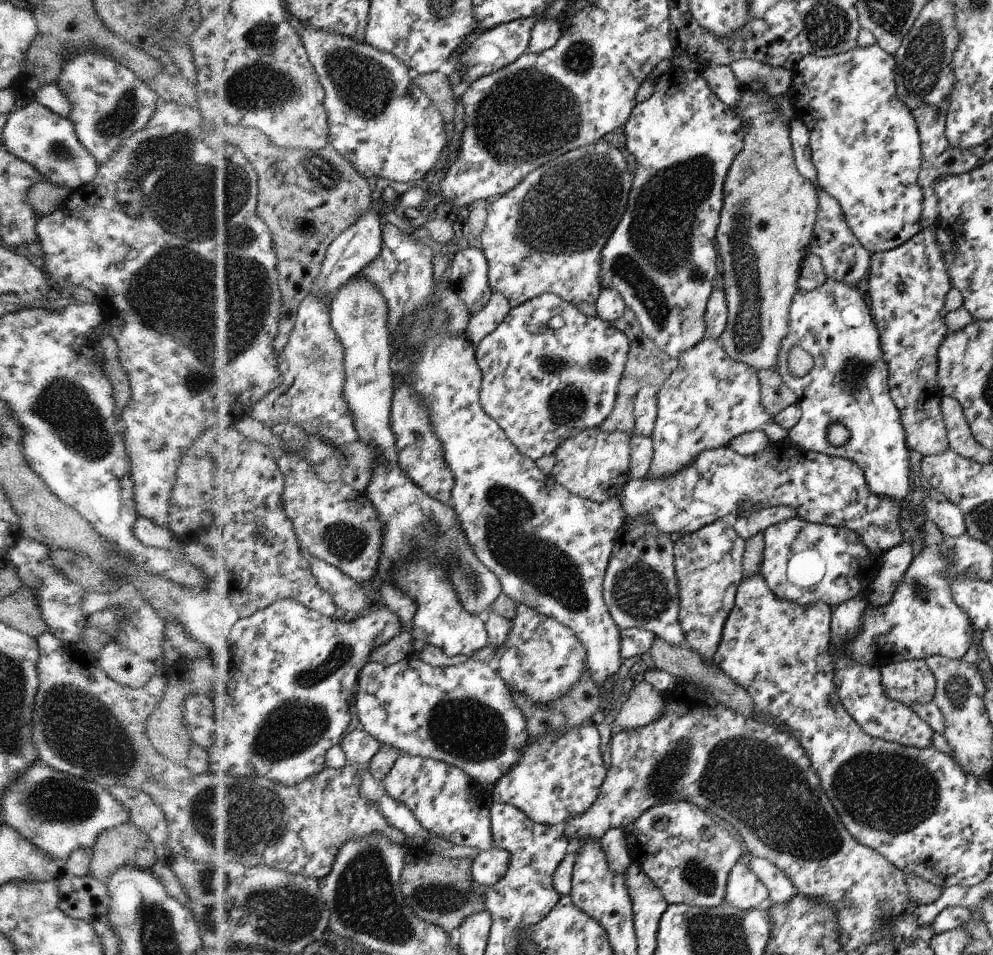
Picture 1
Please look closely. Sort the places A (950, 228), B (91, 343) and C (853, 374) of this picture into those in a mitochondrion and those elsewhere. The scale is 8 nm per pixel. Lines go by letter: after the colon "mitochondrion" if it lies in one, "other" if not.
A: other
B: other
C: mitochondrion

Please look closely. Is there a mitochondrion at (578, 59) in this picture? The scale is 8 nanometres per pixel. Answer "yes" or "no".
yes

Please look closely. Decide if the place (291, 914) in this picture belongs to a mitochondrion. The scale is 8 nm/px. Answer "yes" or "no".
yes

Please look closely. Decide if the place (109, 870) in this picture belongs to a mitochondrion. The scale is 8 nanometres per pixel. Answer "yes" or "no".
no

